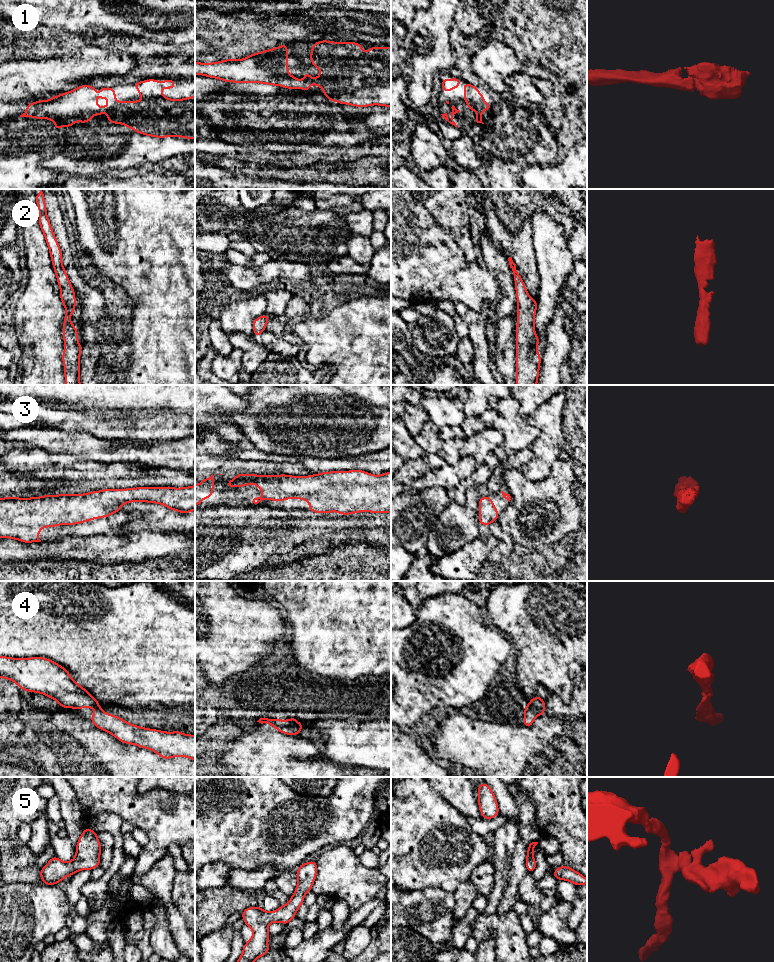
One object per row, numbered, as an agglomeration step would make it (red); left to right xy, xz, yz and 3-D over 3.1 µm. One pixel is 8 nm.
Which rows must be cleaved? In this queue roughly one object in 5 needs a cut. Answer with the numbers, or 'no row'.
no row

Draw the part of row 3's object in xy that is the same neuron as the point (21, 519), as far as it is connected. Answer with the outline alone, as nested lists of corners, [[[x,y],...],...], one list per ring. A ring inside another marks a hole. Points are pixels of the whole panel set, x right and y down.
[[[195,485],[182,488],[104,488],[75,495],[0,498],[0,537],[25,543],[41,542],[38,537],[44,527],[75,525],[109,517],[129,502],[157,503],[186,514],[195,510]]]

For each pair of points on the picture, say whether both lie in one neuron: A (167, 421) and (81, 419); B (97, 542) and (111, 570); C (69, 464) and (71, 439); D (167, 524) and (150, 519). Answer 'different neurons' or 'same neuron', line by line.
A: same neuron
B: different neurons
C: different neurons
D: same neuron

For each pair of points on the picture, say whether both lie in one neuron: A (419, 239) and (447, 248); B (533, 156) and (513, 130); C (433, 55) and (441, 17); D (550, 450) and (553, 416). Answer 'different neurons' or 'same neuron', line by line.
A: same neuron
B: same neuron
C: same neuron
D: same neuron

